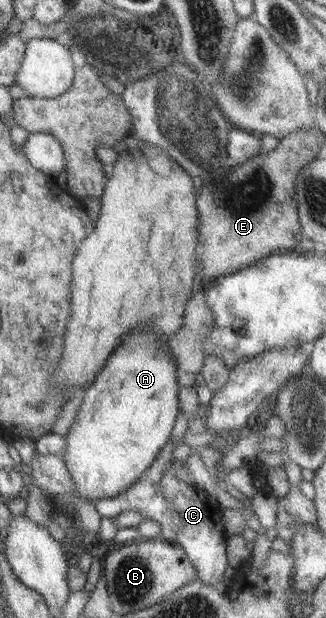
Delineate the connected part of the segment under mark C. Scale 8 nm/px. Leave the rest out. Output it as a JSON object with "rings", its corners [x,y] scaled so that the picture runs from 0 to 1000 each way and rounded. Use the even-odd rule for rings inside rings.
{"rings":[[[525,744],[525,752],[497,764],[494,777],[482,782],[433,777],[408,782],[390,794],[371,796],[353,806],[310,806],[285,816],[304,832],[322,838],[353,838],[383,825],[414,825],[439,835],[439,843],[488,845],[497,871],[518,877],[555,880],[577,905],[604,921],[604,935],[635,947],[684,948],[693,942],[690,922],[702,914],[693,890],[699,869],[678,841],[678,817],[647,807],[635,794],[604,785],[598,778],[567,780],[549,775],[531,761],[567,757],[583,765],[571,744]]]}

